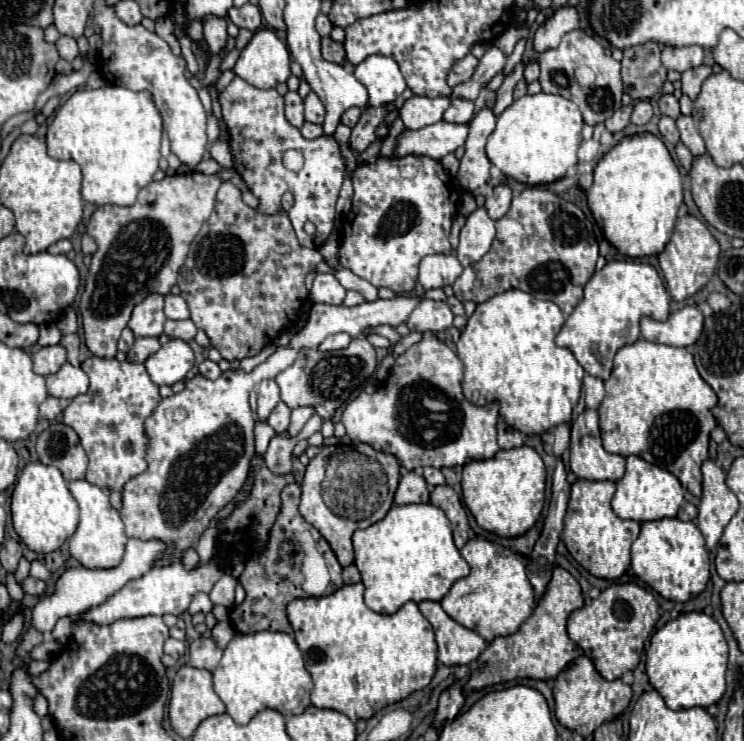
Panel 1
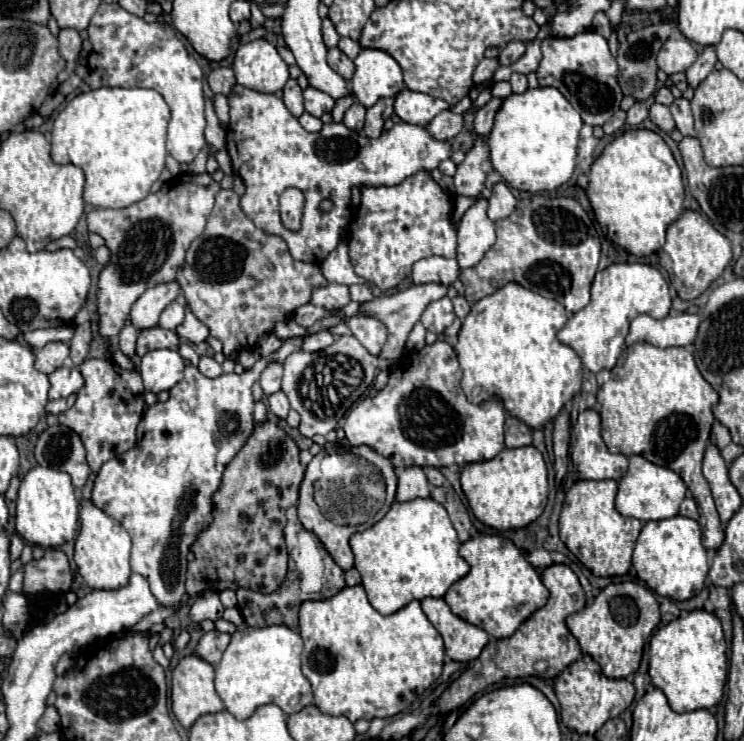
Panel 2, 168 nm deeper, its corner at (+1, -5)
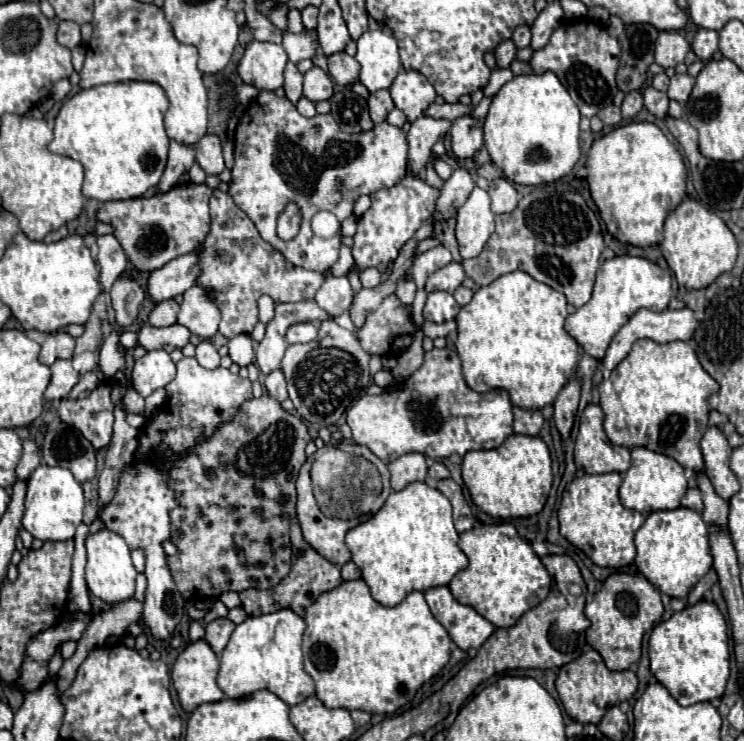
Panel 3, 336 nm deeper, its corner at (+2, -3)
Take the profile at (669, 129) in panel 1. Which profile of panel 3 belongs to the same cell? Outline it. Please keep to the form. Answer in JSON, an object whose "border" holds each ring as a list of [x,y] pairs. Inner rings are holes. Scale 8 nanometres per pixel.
{"border":[[[646,87],[644,89],[644,107],[656,115],[658,119],[666,119],[668,115],[668,97],[666,93],[656,91],[654,87]]]}

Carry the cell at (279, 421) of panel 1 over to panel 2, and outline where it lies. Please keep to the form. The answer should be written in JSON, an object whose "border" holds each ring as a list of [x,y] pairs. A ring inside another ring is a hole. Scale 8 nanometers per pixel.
{"border":[[[277,391],[277,393],[269,395],[267,403],[269,403],[269,411],[275,413],[279,419],[287,417],[287,413],[289,413],[289,401],[287,401],[287,395],[283,391]]]}

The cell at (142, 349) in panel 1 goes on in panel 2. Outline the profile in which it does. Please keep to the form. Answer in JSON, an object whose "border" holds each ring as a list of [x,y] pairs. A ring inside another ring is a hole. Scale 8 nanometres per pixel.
{"border":[[[151,327],[151,329],[143,329],[139,333],[139,339],[137,339],[137,355],[143,357],[147,351],[153,351],[153,349],[179,349],[181,341],[179,341],[179,335],[175,331],[167,331],[167,329],[161,329],[161,327]]]}

